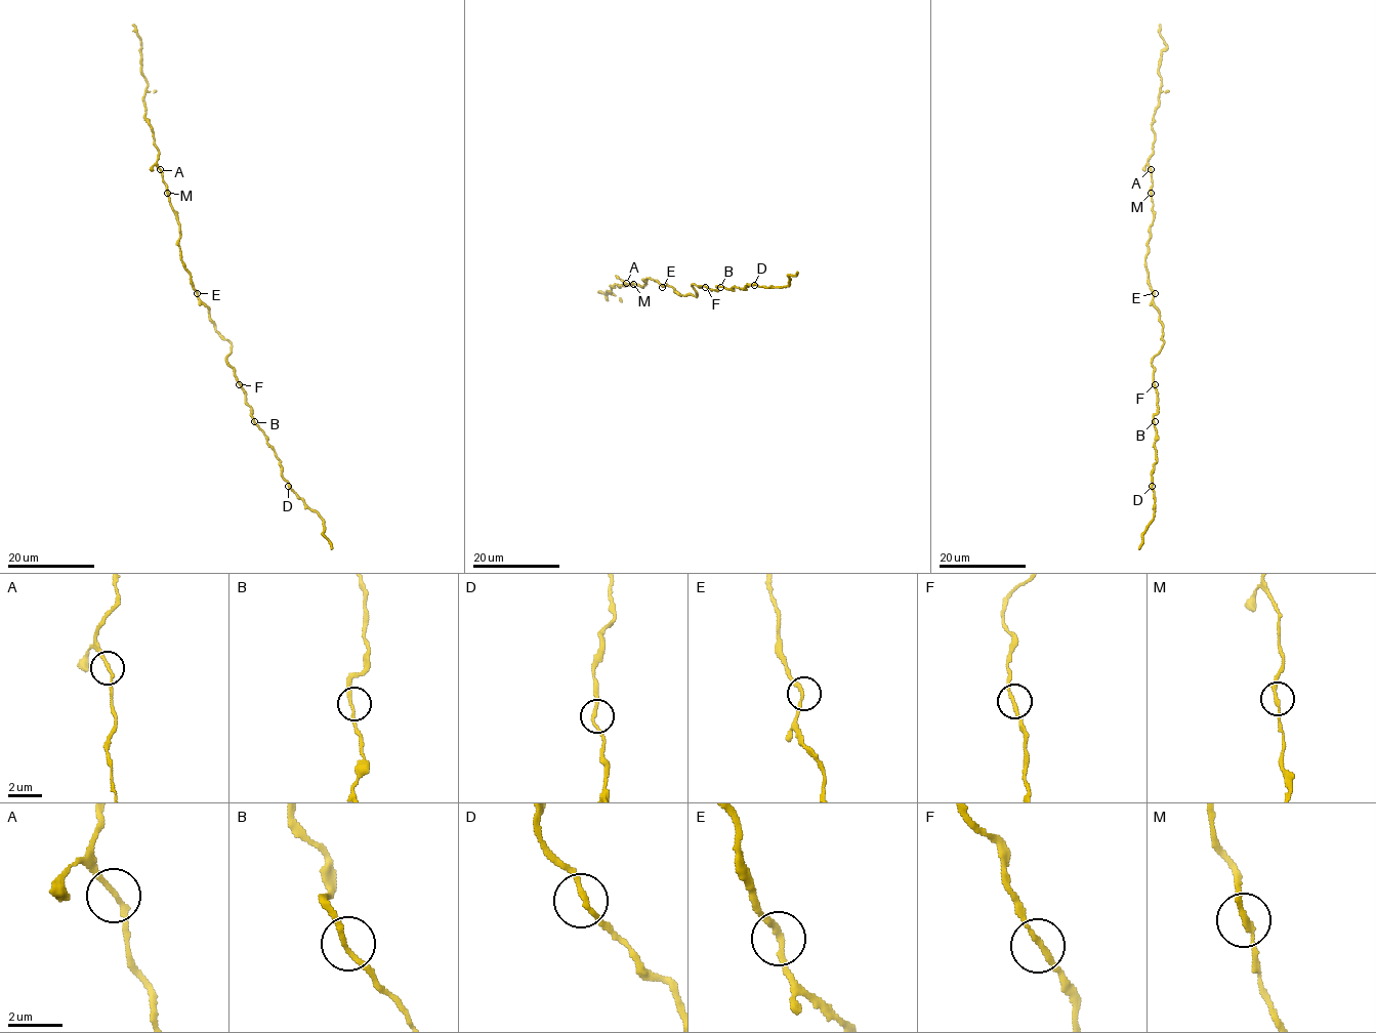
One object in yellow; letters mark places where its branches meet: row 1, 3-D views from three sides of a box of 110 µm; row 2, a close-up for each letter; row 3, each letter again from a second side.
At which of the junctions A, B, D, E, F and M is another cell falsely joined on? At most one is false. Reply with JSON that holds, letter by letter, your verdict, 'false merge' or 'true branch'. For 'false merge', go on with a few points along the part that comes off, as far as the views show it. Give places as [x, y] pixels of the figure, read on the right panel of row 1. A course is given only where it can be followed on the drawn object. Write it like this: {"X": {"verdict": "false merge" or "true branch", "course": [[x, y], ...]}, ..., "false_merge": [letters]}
{"A": {"verdict": "true branch"}, "B": {"verdict": "true branch"}, "D": {"verdict": "true branch"}, "E": {"verdict": "true branch"}, "F": {"verdict": "true branch"}, "M": {"verdict": "true branch"}, "false_merge": []}

